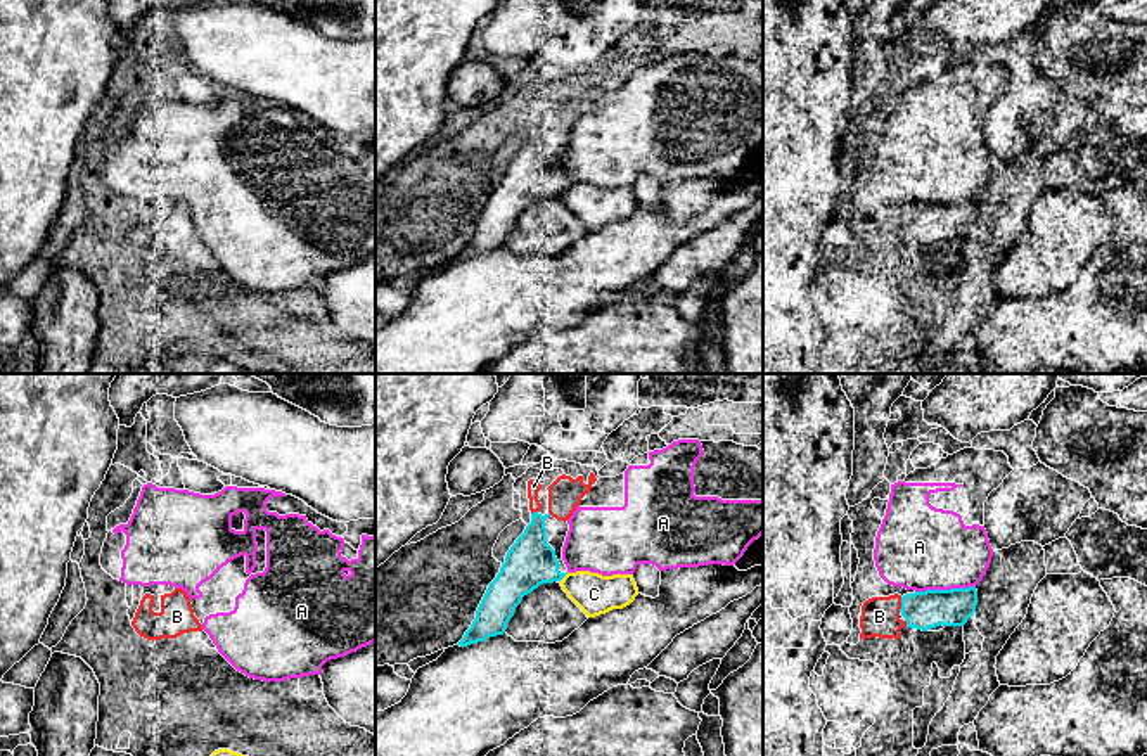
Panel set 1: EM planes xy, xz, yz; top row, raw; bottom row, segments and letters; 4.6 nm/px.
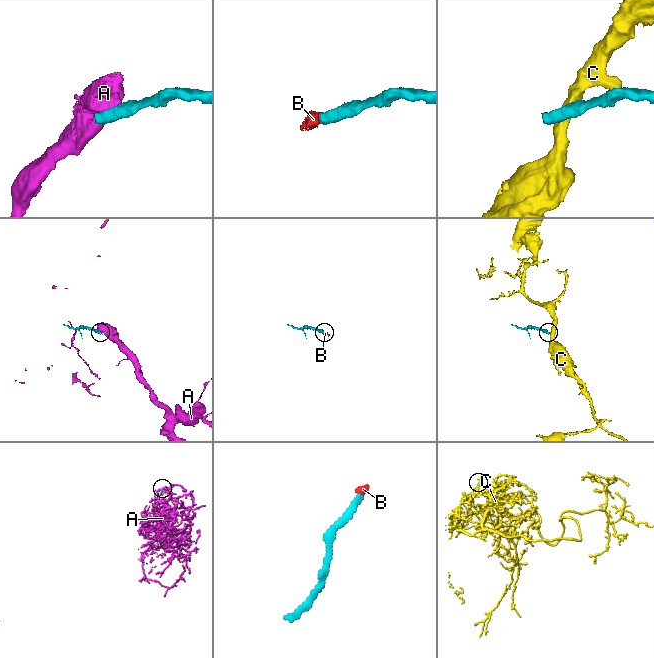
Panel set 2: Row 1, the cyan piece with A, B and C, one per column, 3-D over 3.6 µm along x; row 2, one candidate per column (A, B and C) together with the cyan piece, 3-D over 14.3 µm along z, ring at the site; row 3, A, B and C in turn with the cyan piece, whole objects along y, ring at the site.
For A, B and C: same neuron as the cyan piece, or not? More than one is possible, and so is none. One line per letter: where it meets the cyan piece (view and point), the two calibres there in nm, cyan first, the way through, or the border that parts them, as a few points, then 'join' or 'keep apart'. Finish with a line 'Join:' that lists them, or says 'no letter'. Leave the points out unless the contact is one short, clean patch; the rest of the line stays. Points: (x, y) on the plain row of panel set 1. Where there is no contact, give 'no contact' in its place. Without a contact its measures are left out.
A: yz (945, 203) | 180/400 nm | keep apart
B: yz (902, 217) | 180/180 nm | join
C: xz (564, 187) | 220/190 nm | keep apart
Join: B

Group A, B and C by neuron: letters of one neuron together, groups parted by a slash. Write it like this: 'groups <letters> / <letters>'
groups A / B / C

